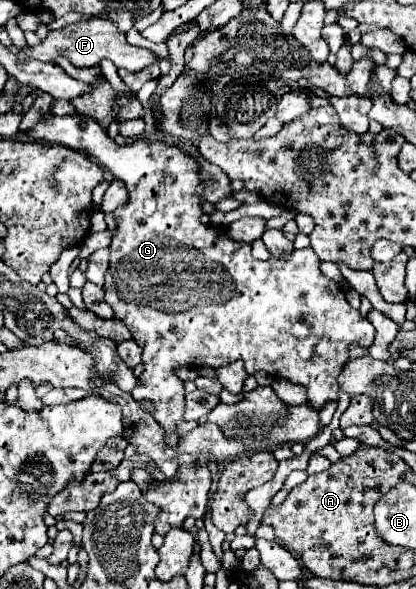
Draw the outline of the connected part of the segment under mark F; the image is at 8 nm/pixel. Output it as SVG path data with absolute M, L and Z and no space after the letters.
M91 18L91 20L83 20L79 24L71 24L65 30L53 30L53 32L49 32L49 36L41 44L37 44L37 46L25 46L17 54L17 60L19 62L29 62L29 60L55 62L57 56L65 56L75 68L93 68L93 66L99 66L99 62L103 58L107 58L117 68L125 68L129 72L139 72L141 68L149 66L157 58L151 50L129 46L127 40L125 40L125 34L121 34L109 20Z

